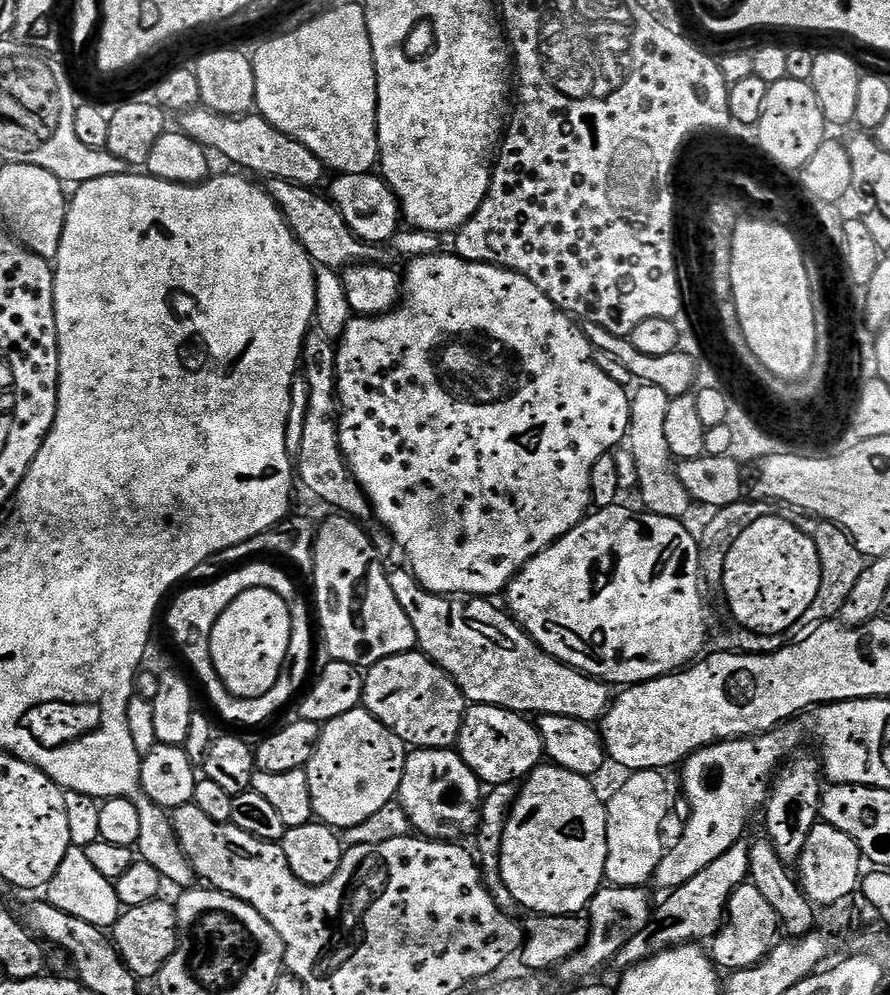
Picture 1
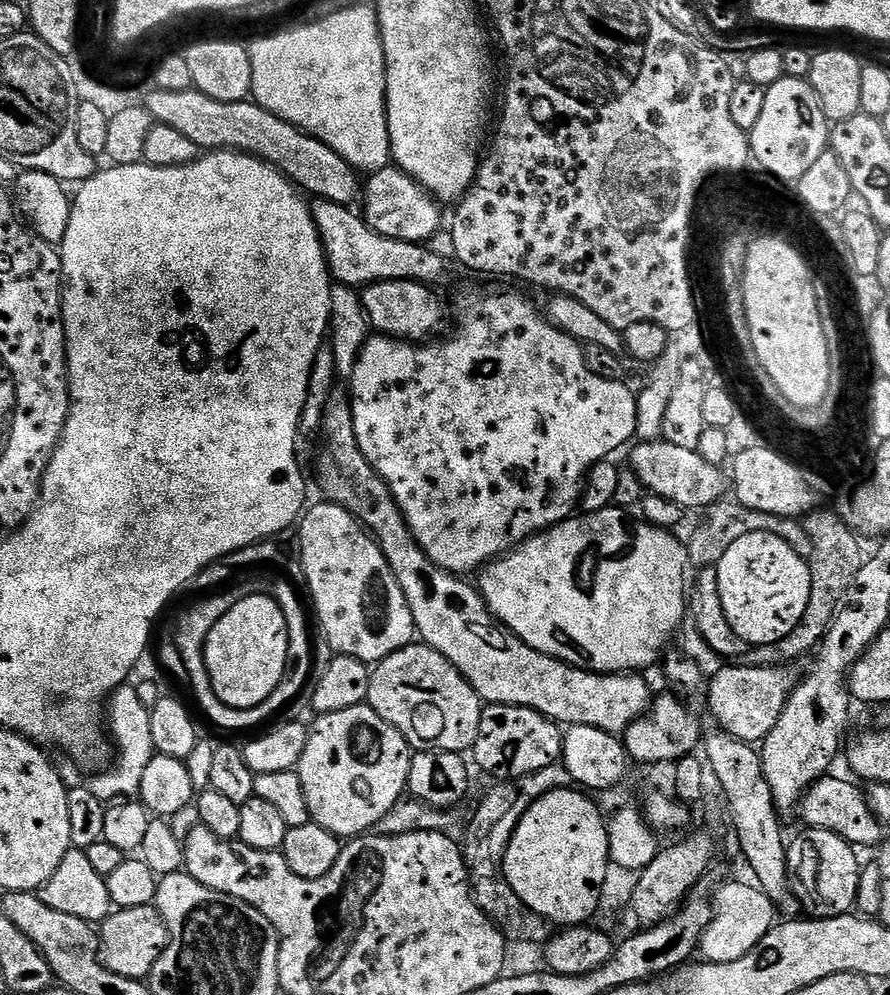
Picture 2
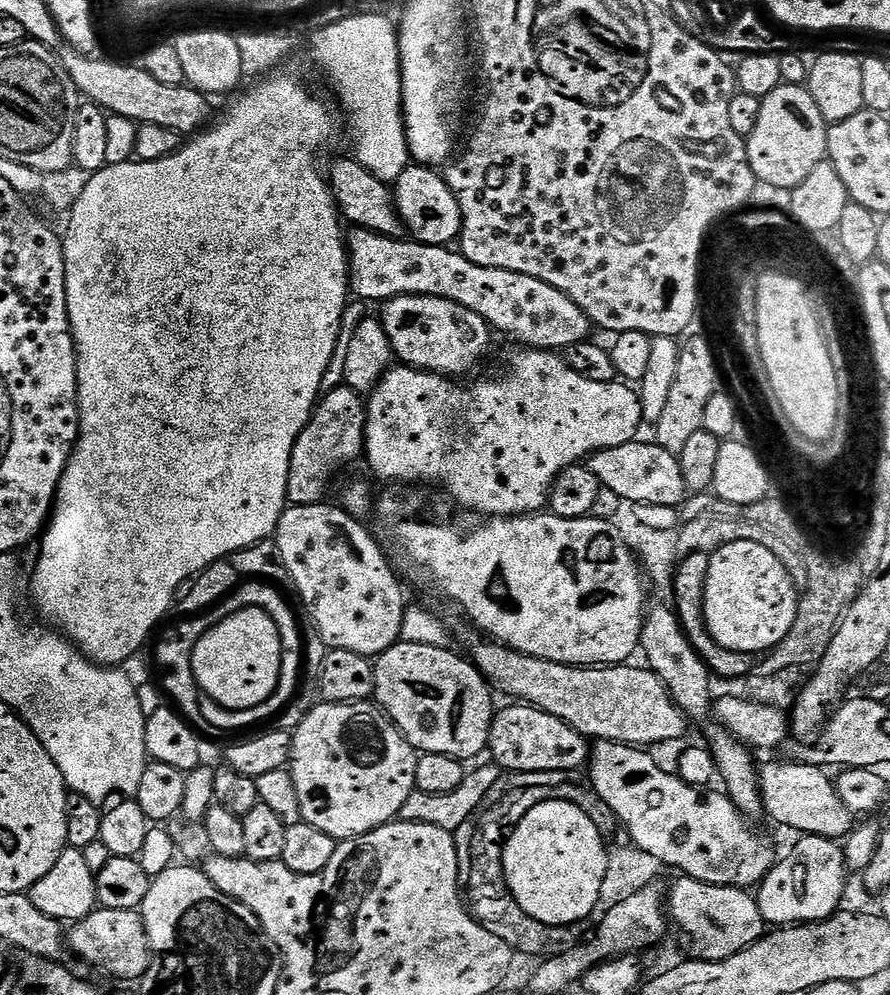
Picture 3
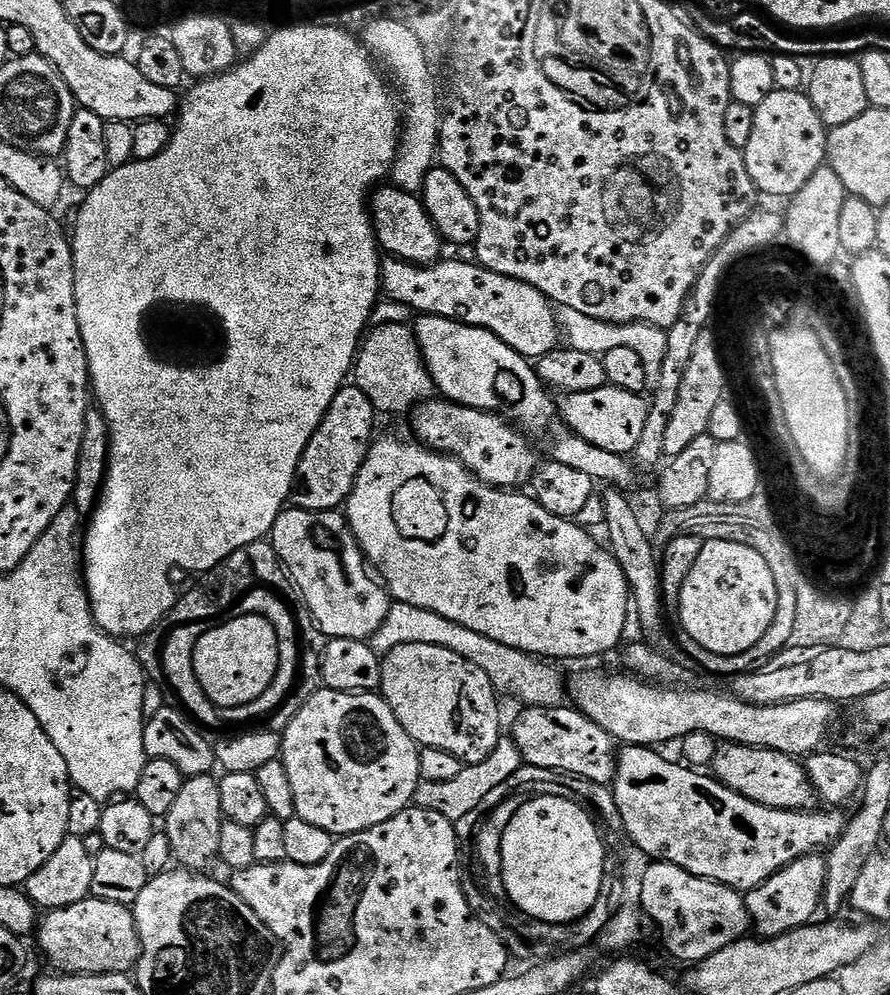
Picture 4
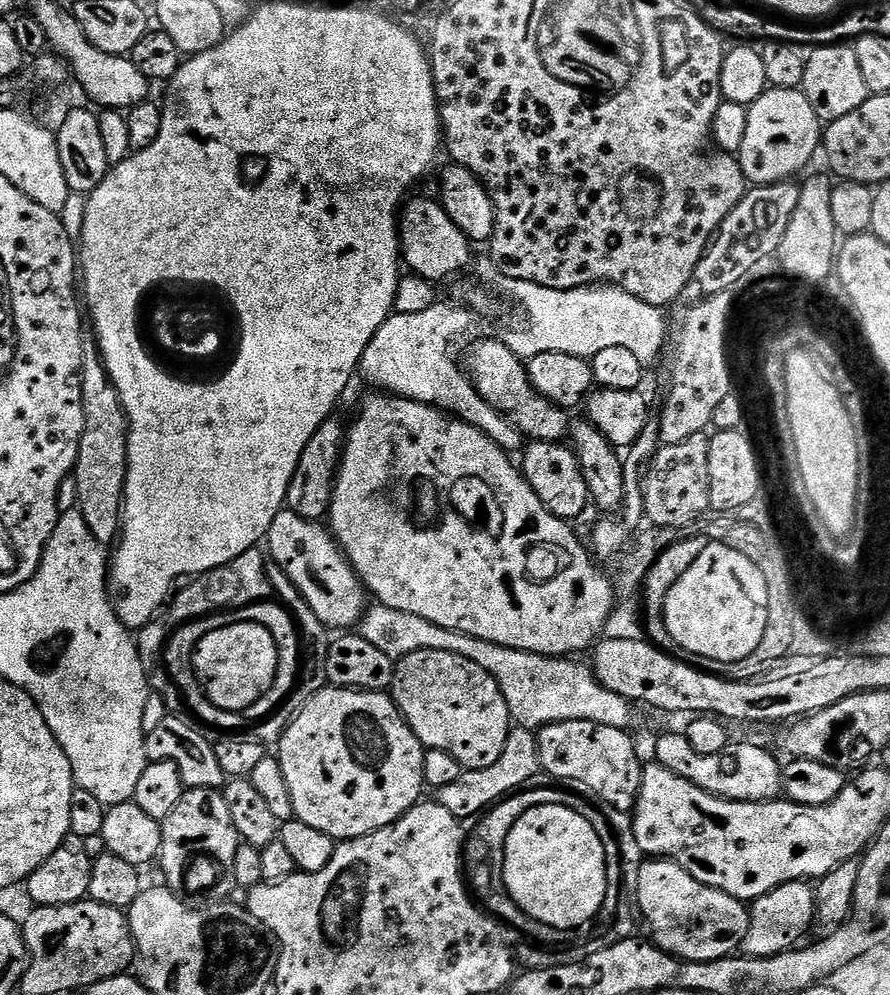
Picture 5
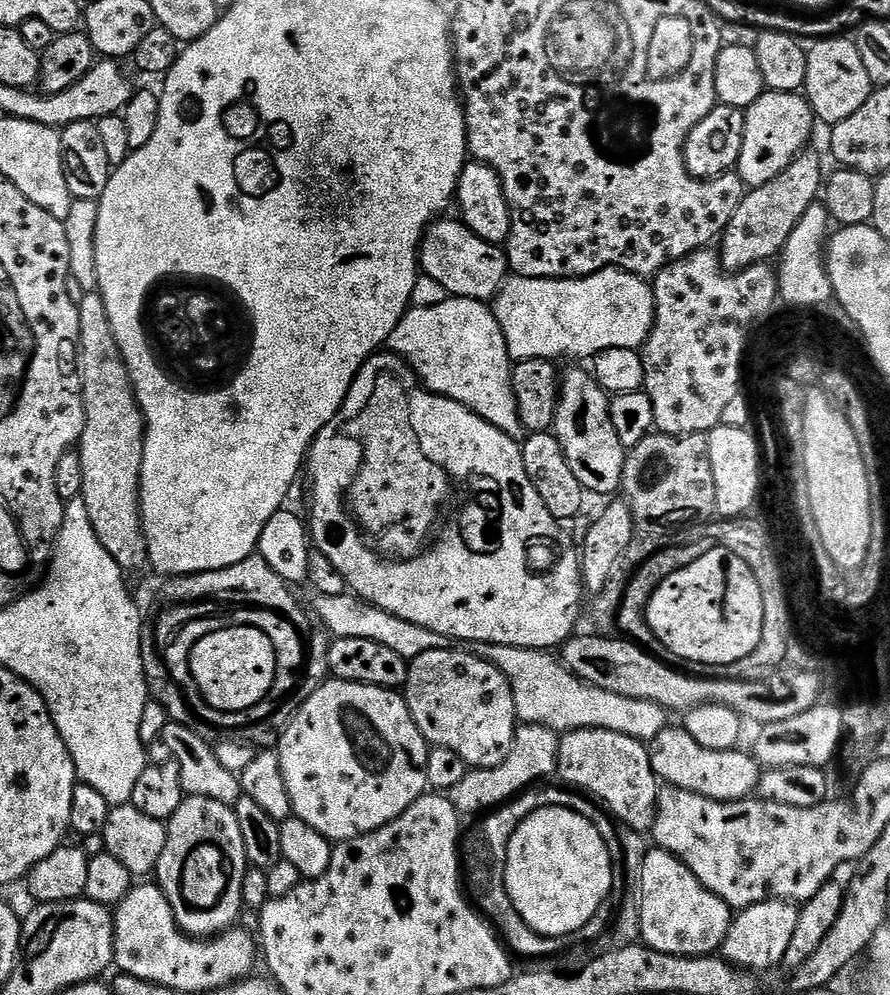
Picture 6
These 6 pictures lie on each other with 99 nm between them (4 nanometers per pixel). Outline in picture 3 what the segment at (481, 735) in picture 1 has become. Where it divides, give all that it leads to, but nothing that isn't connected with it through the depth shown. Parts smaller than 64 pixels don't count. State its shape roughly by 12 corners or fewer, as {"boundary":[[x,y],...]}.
{"boundary":[[524,702],[495,713],[487,751],[501,769],[580,769],[590,744]]}

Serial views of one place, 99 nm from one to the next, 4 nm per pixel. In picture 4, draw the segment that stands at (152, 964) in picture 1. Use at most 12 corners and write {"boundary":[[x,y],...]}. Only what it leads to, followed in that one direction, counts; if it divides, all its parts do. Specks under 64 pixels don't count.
{"boundary":[[89,898],[51,909],[40,948],[61,973],[131,973],[129,905]]}

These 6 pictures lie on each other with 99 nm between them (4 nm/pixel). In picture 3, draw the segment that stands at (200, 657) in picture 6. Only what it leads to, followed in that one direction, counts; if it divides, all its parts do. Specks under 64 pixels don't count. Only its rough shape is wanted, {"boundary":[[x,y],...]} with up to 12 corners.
{"boundary":[[260,608],[194,646],[199,691],[229,712],[266,702],[282,638]]}

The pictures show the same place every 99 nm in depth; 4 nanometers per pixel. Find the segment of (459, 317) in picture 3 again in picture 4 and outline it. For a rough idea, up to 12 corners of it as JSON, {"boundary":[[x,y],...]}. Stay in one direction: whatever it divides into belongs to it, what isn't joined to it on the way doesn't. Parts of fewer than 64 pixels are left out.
{"boundary":[[422,314],[413,332],[445,399],[528,434],[557,401],[484,327]]}

